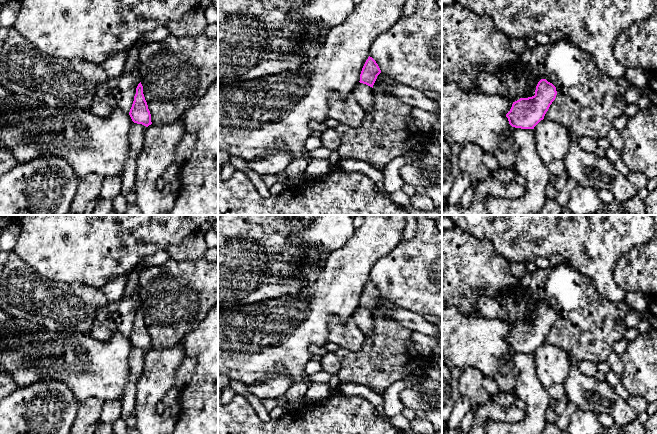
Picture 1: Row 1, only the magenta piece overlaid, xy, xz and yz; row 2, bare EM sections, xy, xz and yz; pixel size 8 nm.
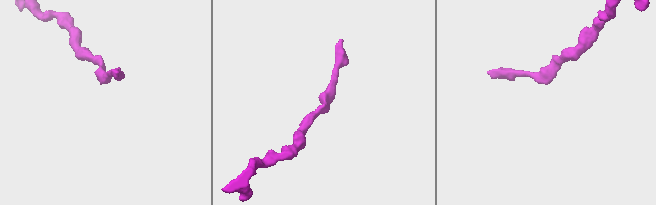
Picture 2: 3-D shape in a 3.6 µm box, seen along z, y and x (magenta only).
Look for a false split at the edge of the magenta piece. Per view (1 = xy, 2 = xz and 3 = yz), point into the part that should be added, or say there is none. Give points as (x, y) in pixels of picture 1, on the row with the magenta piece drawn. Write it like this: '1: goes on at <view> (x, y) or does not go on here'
1: does not go on here
2: does not go on here
3: does not go on here

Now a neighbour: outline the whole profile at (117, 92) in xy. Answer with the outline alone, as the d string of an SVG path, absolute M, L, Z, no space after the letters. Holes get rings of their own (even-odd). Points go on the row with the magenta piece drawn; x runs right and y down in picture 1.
M137 67L128 73L108 77L98 86L88 111L100 117L109 116L114 109L121 109L129 114L140 82Z

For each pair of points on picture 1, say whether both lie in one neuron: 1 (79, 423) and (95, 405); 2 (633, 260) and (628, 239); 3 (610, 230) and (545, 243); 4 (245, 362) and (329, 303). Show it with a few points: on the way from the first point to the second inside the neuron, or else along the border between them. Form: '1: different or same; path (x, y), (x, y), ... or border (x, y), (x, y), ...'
1: same; path (83, 419), (91, 409)
2: different; border (646, 242), (628, 250), (619, 259), (616, 266)
3: same; path (594, 230), (561, 230)
4: same; path (266, 351), (268, 349), (280, 348), (308, 321)

